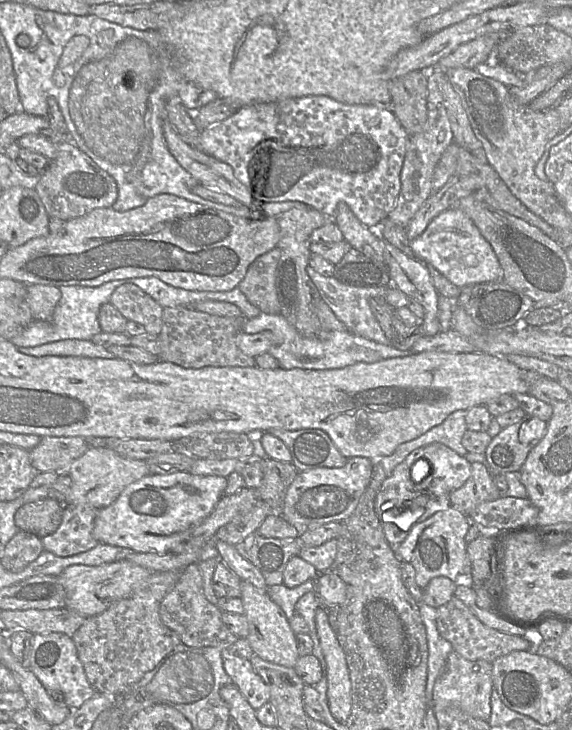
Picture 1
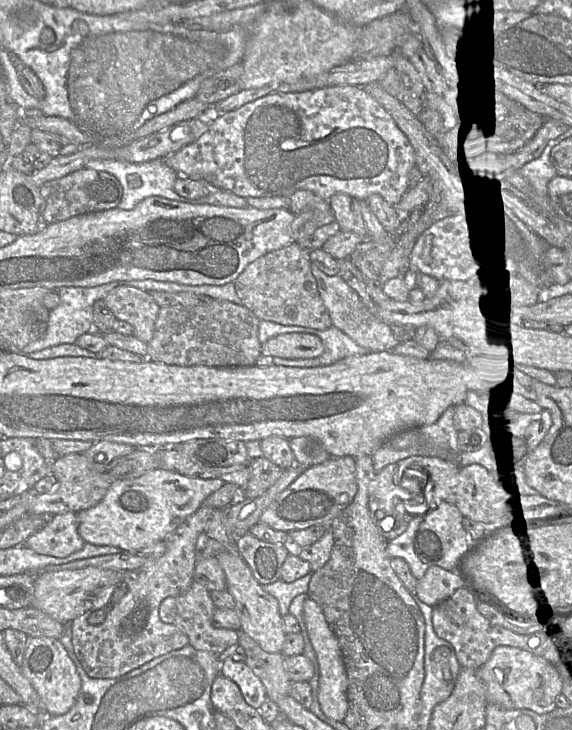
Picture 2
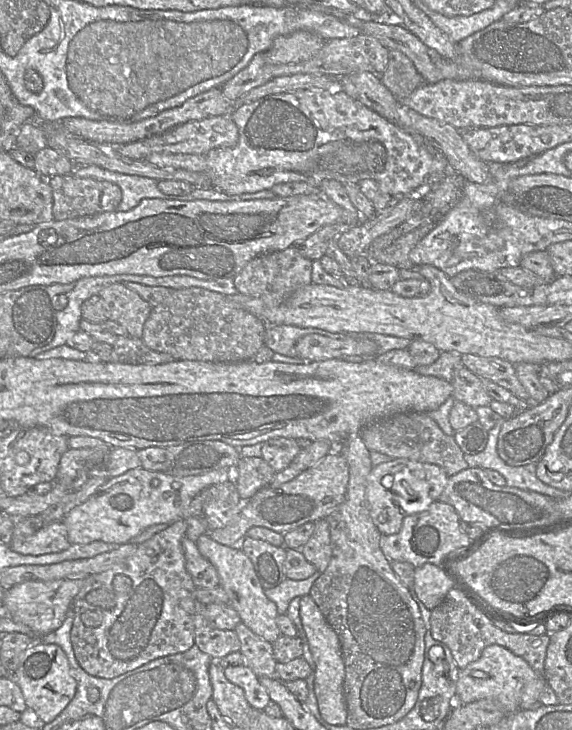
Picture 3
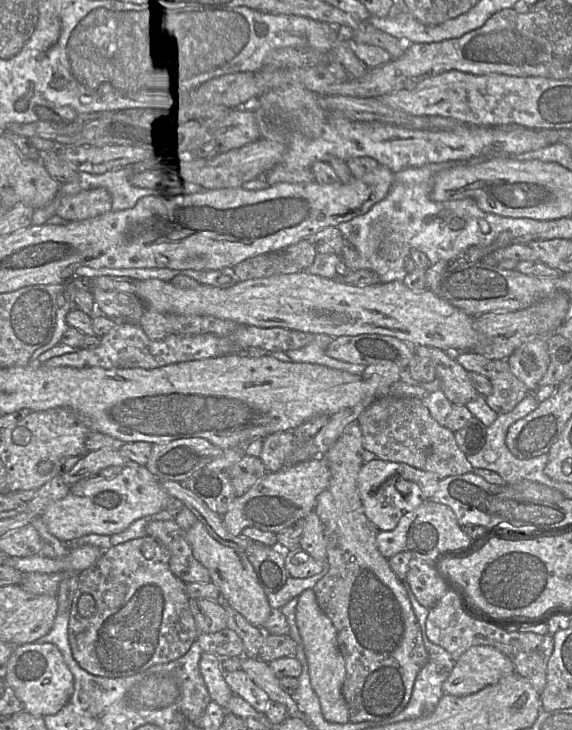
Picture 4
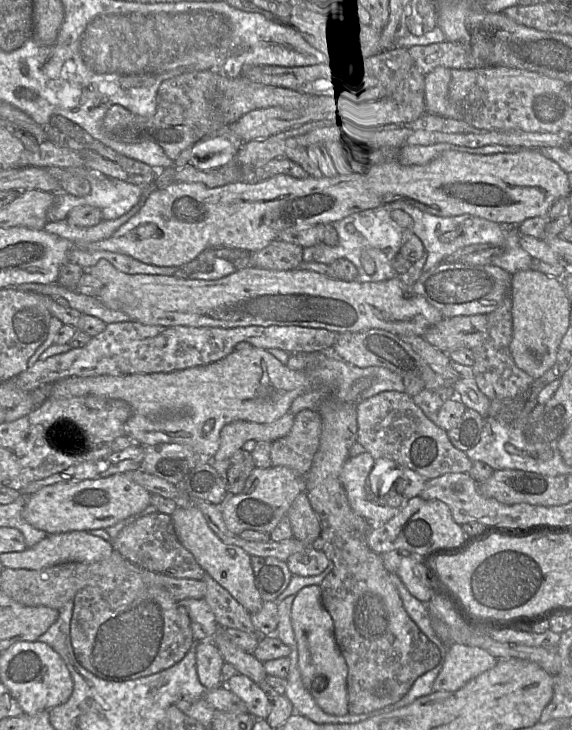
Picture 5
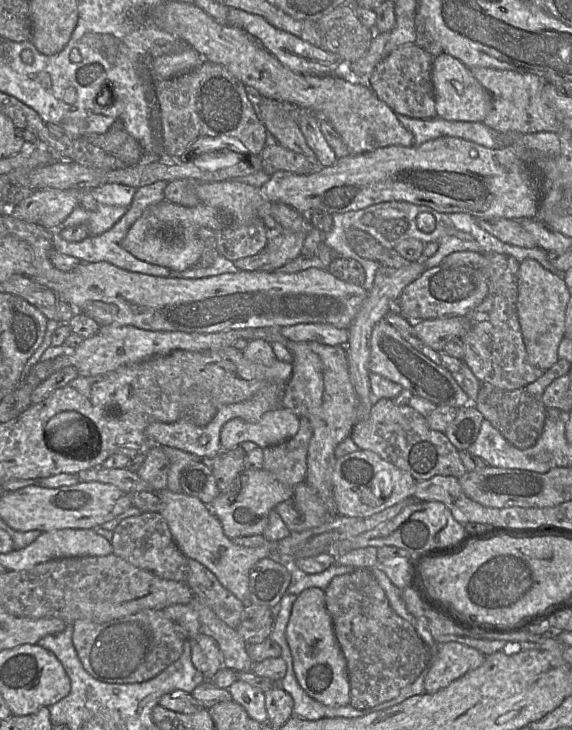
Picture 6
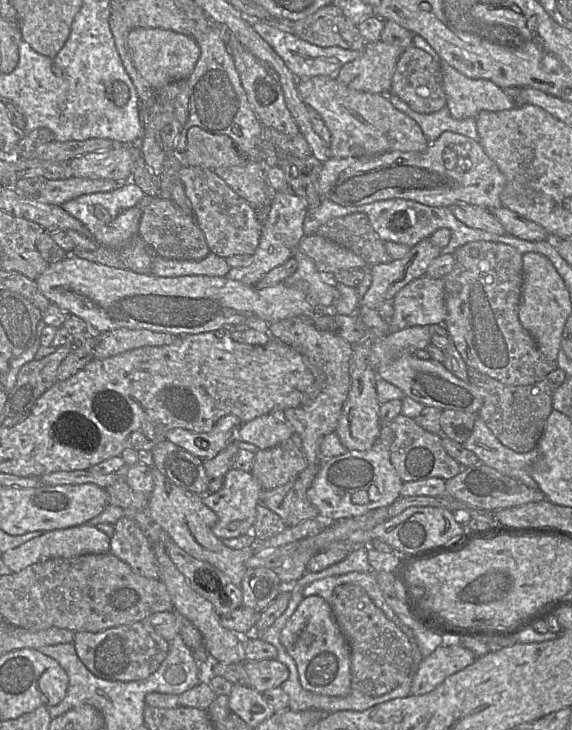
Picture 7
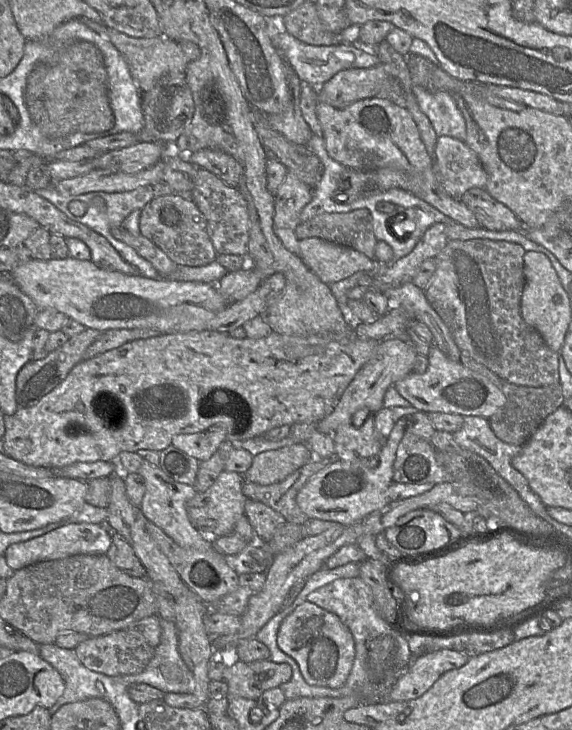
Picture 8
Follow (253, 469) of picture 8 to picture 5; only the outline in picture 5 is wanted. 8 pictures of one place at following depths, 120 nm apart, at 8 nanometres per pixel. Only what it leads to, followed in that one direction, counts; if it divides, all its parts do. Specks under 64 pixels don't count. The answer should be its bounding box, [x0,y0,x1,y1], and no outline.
[270,410,322,476]

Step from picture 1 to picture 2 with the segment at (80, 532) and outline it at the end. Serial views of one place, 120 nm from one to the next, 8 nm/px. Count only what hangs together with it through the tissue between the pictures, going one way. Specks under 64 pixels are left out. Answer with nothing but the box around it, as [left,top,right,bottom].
[20,512,85,558]

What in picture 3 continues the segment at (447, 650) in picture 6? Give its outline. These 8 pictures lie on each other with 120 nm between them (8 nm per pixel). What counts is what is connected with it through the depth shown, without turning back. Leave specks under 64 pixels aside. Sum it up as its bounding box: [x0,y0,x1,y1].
[455,644,547,713]

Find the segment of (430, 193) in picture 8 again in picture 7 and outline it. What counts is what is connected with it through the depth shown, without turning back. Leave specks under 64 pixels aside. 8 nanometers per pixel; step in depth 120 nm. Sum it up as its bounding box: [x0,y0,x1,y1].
[297,76,506,235]

